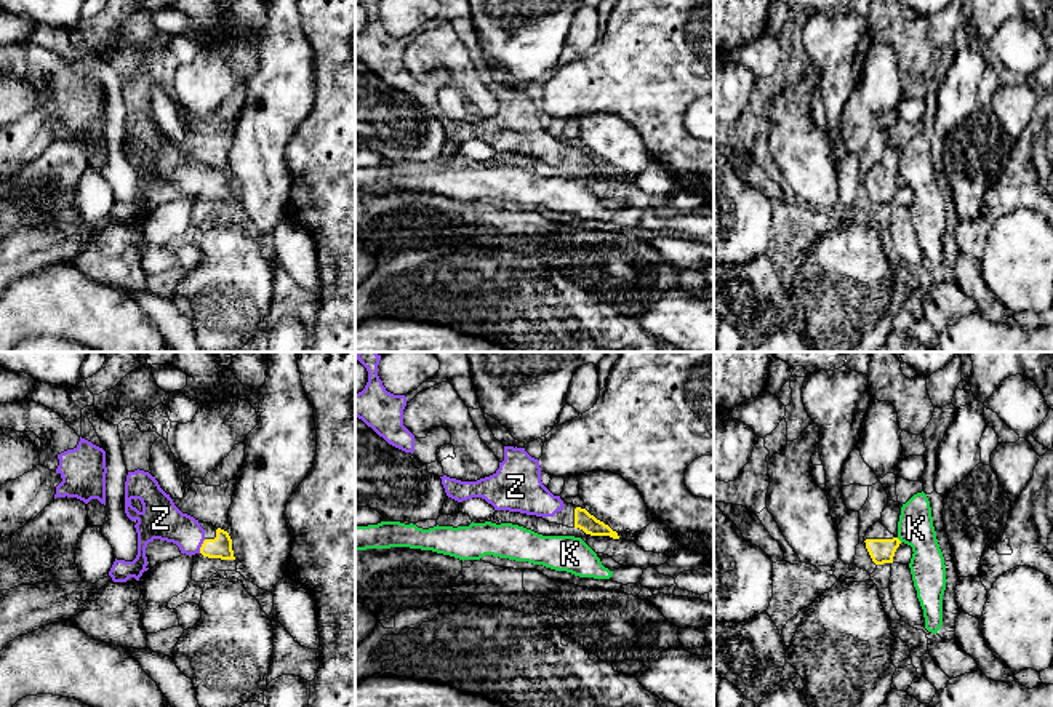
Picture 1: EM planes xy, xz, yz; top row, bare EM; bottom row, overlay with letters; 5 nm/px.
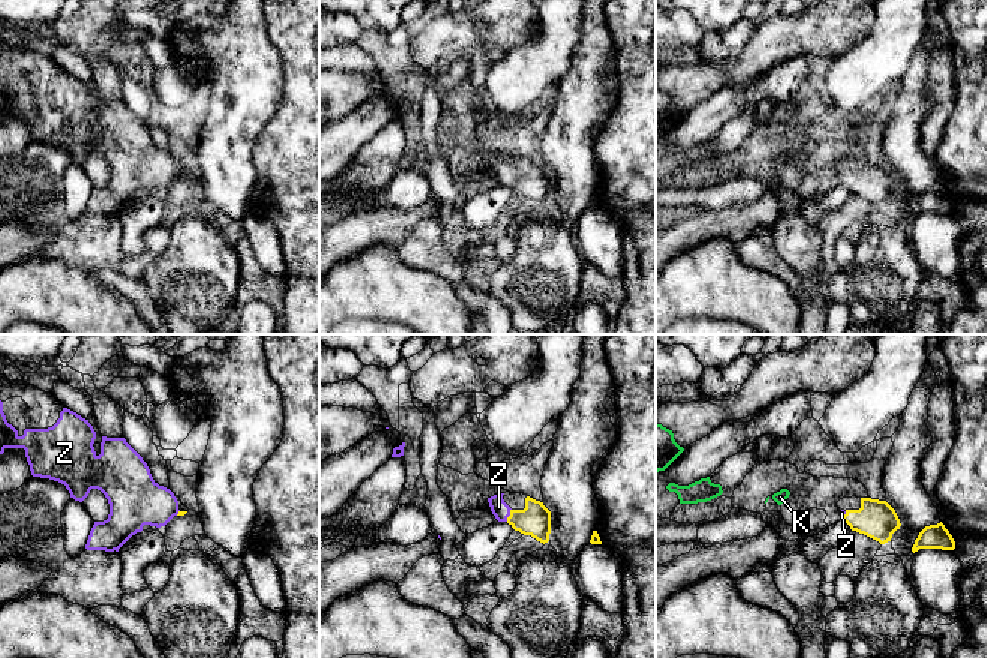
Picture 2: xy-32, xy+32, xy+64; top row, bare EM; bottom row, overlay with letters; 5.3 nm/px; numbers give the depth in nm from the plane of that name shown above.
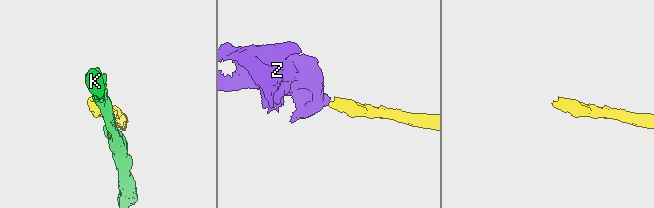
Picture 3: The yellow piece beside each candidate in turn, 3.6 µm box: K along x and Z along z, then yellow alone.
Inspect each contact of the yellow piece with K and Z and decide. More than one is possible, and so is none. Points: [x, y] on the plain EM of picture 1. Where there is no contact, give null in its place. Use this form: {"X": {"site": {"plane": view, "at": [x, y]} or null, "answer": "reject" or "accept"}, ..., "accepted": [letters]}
{"K": {"site": {"plane": "yz", "at": [898, 181]}, "answer": "reject"}, "Z": {"site": {"plane": "xy", "at": [202, 187]}, "answer": "accept"}, "accepted": ["Z"]}

